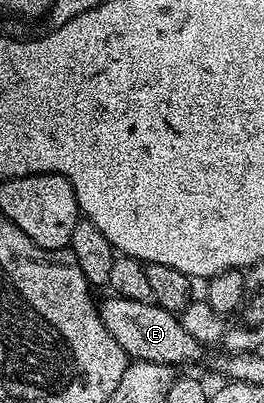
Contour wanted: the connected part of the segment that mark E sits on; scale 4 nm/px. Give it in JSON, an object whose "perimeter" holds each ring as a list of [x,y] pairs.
{"perimeter":[[[108,297],[100,299],[99,302],[103,328],[111,332],[115,344],[119,344],[119,348],[123,348],[123,352],[130,359],[151,364],[167,364],[174,368],[179,368],[183,362],[200,360],[203,343],[187,333],[187,328],[183,328],[176,313],[165,310],[154,301]]]}

